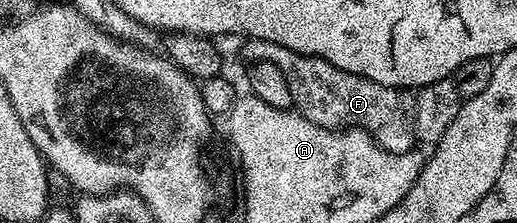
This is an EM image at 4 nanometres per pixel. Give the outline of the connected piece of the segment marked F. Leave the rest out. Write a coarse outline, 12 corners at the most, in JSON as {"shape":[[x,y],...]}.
{"shape":[[243,43],[245,62],[286,75],[295,112],[413,152],[416,94],[282,43]]}

